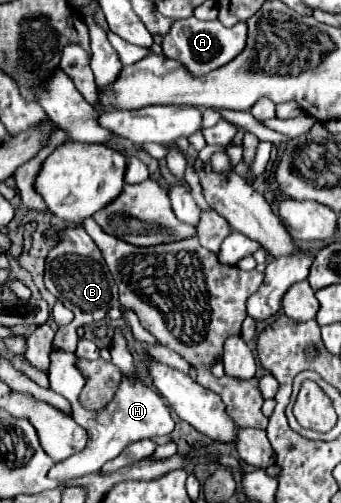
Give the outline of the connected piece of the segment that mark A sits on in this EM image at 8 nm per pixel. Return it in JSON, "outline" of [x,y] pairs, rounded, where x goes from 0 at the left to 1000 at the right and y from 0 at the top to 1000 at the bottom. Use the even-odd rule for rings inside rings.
{"outline":[[[548,36],[548,40],[507,44],[501,60],[478,76],[478,107],[490,115],[513,115],[513,119],[537,123],[548,131],[548,139],[560,139],[560,147],[607,147],[607,143],[677,123],[677,115],[689,115],[713,99],[718,76],[724,76],[718,44],[701,44],[683,56],[660,56],[642,40],[589,44],[578,36]]]}

